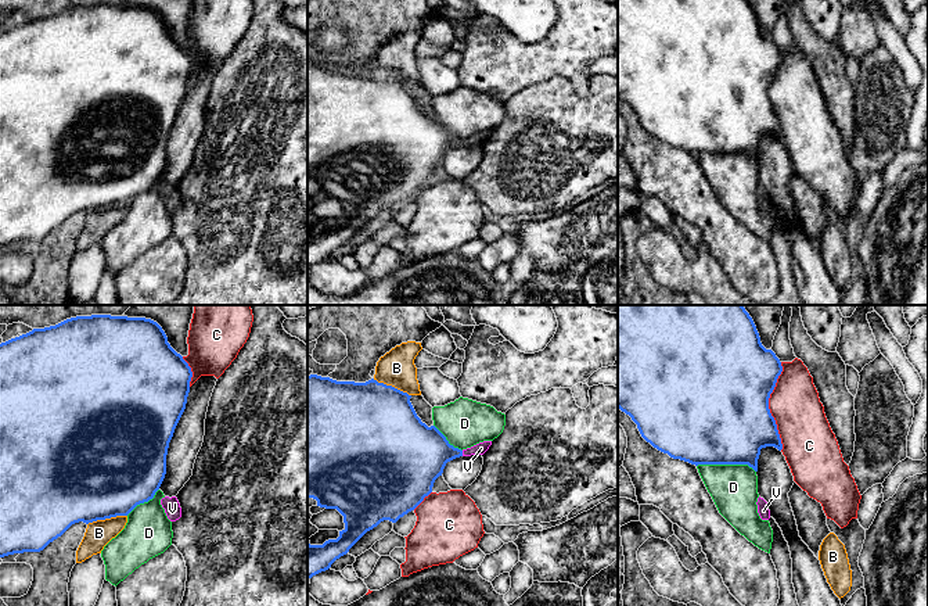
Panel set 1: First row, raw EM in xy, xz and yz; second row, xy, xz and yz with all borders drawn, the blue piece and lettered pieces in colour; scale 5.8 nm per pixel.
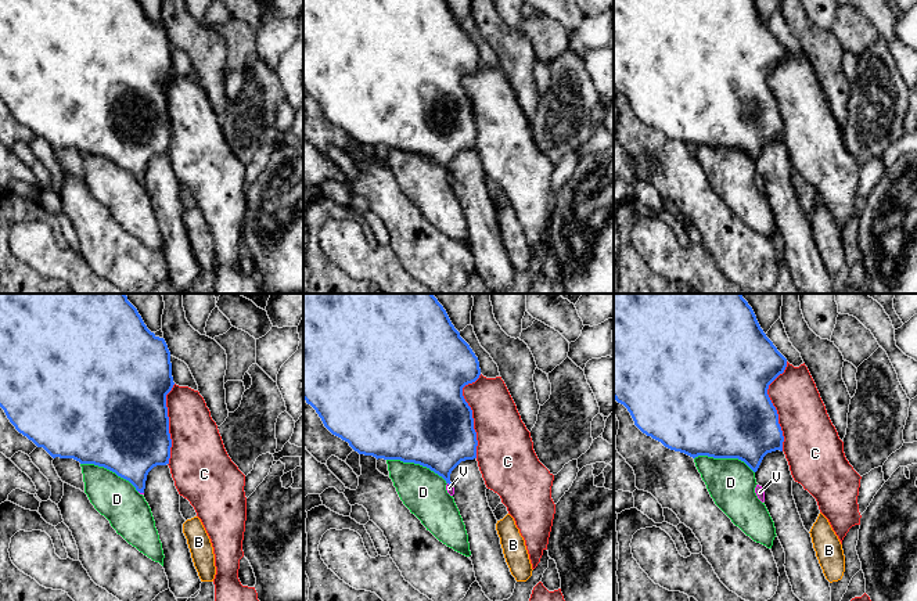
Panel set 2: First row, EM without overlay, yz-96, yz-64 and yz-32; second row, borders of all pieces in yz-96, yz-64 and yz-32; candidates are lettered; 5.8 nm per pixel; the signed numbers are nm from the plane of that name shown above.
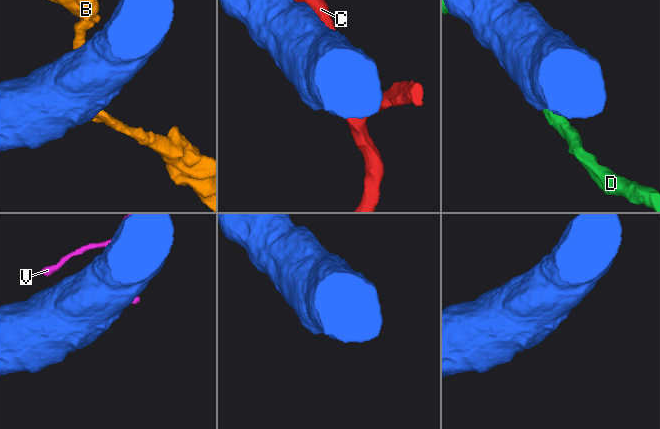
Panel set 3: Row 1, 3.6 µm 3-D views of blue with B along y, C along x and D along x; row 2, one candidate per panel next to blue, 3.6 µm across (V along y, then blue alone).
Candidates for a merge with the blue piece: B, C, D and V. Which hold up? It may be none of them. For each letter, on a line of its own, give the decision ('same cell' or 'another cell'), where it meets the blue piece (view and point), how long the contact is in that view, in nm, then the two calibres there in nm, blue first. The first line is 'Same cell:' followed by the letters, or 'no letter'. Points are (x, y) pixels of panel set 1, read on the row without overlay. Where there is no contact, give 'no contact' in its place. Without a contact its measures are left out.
Same cell: V
B: another cell | xy (107, 207) | 240 nm | 500/150 nm
C: another cell | yz (768, 96) | 500 nm | 500/300 nm
D: another cell | yz (726, 153) | 340 nm | 500/280 nm
V: same cell | xz (461, 143) | 30 nm | 340/70 nm

